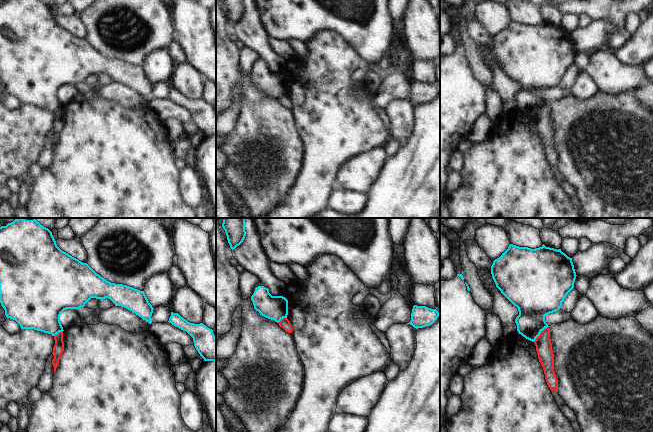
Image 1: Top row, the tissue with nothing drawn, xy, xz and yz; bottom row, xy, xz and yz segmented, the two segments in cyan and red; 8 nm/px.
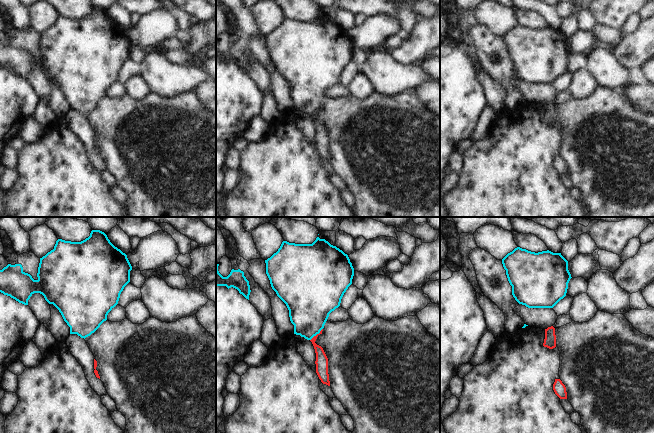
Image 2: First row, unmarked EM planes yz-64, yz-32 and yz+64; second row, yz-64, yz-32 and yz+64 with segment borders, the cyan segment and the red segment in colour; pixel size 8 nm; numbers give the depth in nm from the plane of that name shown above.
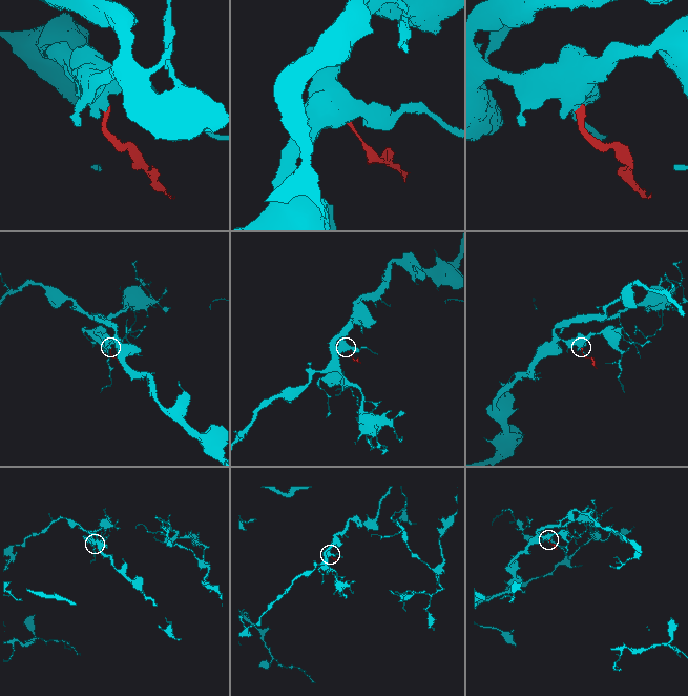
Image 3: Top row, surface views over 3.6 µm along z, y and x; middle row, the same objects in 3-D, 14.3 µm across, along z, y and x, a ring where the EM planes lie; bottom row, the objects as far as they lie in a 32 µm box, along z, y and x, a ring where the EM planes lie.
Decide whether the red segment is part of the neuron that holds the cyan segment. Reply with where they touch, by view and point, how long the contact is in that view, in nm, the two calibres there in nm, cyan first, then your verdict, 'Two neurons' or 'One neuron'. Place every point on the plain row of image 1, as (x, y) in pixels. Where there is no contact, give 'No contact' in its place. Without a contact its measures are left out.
Touches cyan at yz (540, 108). Shared border 180 nm. Thickness 280 nm (cyan) against 130 nm. Two neurons.

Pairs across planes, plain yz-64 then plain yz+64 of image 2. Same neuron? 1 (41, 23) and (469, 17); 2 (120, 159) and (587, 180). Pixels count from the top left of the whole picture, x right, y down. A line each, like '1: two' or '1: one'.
1: two
2: one

